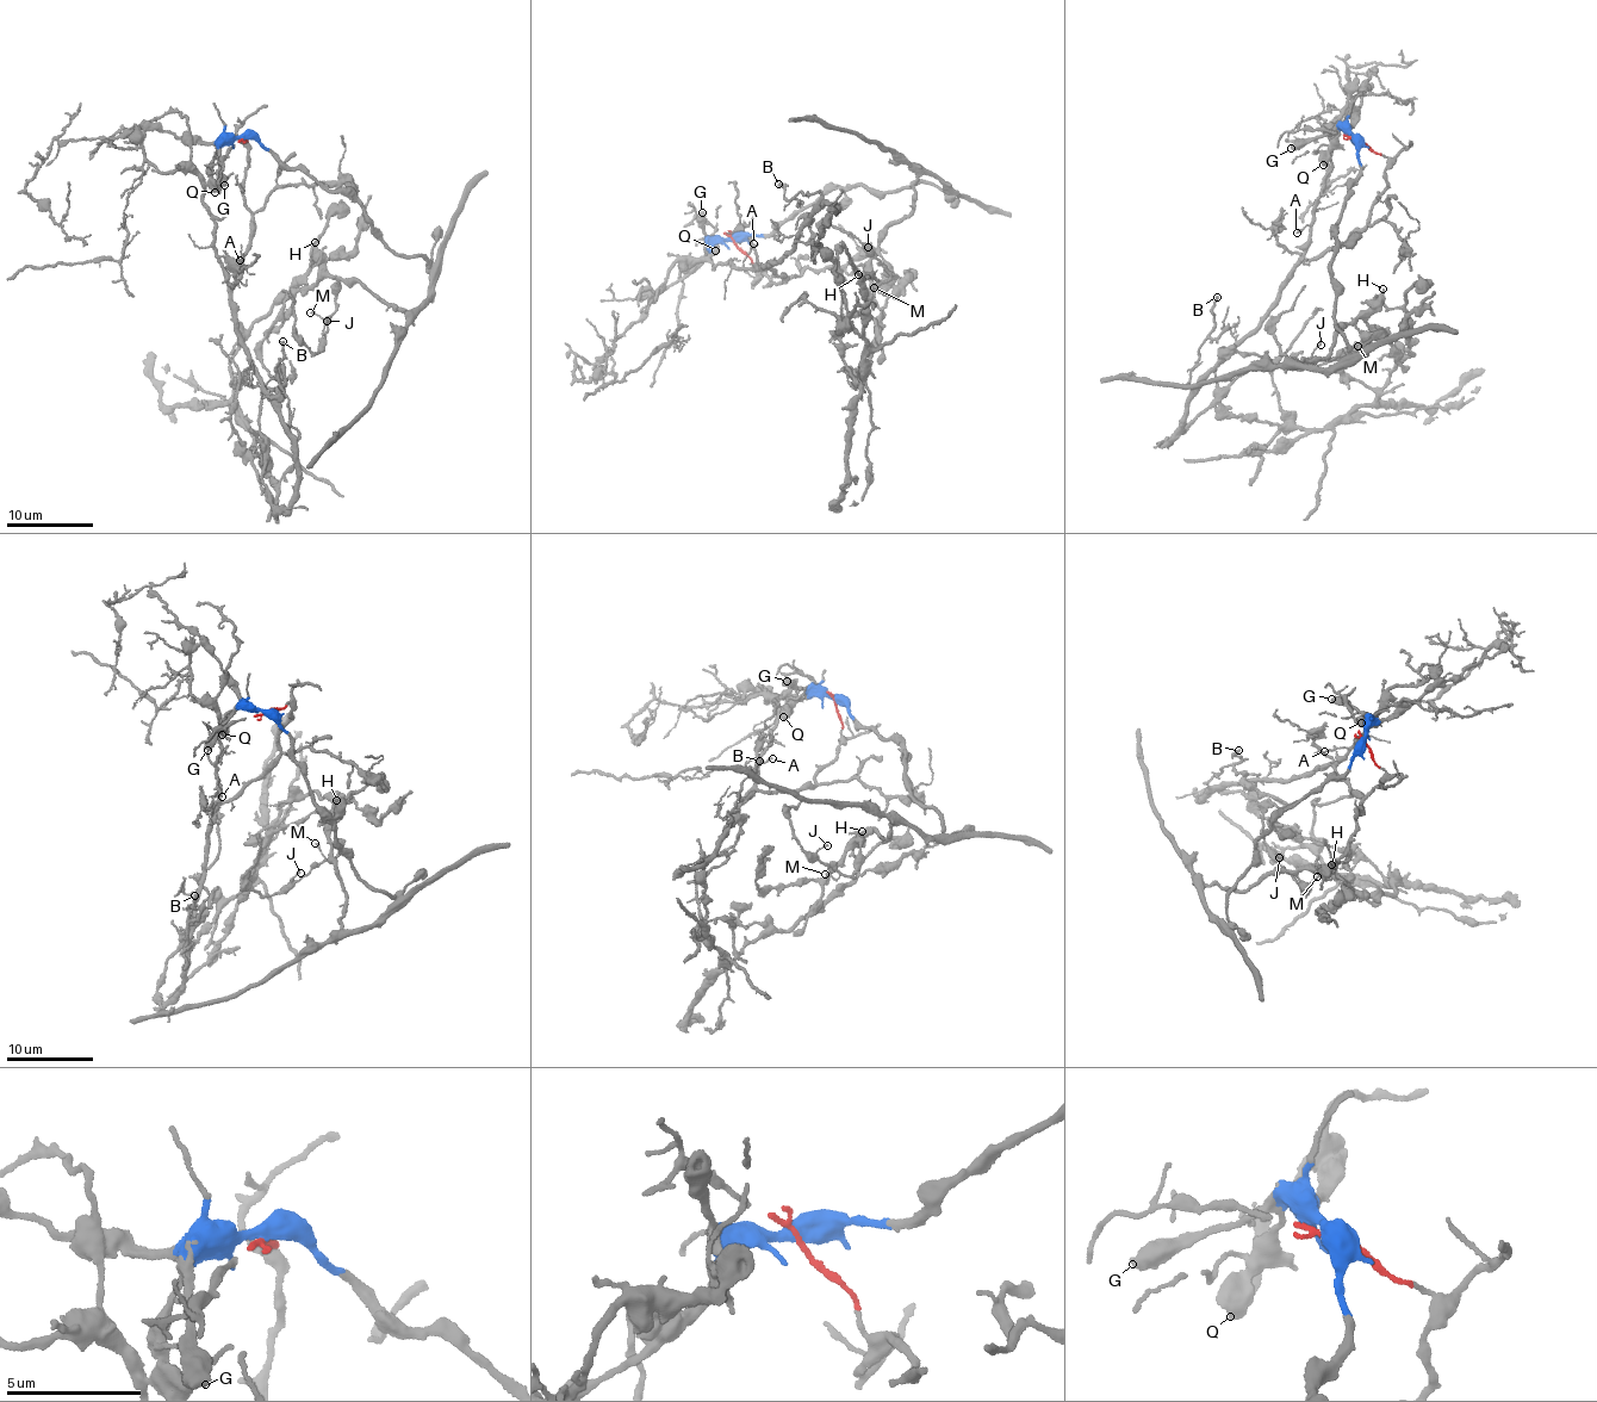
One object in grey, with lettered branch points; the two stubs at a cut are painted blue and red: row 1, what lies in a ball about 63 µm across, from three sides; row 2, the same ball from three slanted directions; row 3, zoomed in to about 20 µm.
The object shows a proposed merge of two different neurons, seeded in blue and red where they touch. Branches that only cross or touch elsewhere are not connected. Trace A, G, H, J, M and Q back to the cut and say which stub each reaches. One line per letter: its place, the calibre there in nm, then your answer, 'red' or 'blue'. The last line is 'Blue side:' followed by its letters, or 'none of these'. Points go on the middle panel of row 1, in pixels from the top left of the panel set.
A: place (753, 243); calibre 160 nm; red
G: place (702, 212); calibre 600 nm; blue
H: place (858, 274); calibre 240 nm; blue
J: place (868, 247); calibre 150 nm; blue
M: place (874, 287); calibre 180 nm; blue
Q: place (715, 250); calibre 650 nm; blue
Blue side: G, H, J, M, Q

